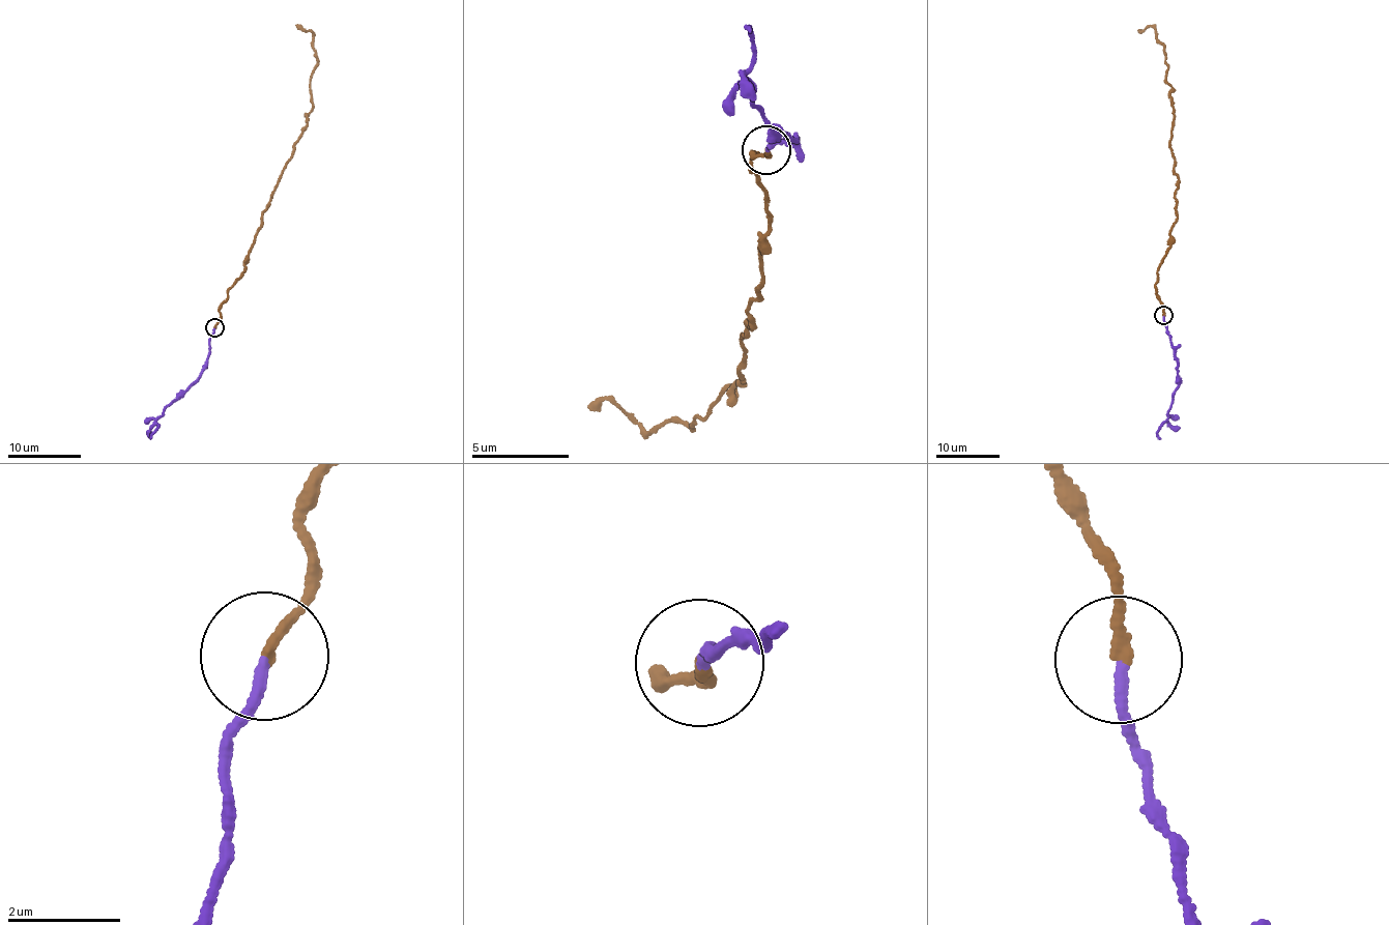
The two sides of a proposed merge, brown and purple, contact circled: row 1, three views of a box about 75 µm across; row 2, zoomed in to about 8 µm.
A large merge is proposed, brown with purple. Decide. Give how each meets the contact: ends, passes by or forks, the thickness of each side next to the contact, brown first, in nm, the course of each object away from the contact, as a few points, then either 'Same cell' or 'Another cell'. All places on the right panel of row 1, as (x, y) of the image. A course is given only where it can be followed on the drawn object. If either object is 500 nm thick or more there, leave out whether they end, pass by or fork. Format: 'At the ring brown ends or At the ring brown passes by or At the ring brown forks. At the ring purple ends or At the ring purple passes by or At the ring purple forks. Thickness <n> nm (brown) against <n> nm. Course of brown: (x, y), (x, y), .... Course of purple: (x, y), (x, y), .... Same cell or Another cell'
At the ring brown ends. At the ring purple ends. Thickness 180 nm (brown) against 190 nm. Course of brown: (1163, 315), (1155, 283), (1177, 221), (1179, 179), (1169, 142), (1174, 112), (1162, 42), (1150, 26), (1140, 31). Course of purple: (1163, 315), (1178, 365), (1178, 384), (1168, 420), (1157, 431), (1161, 439). Same cell

